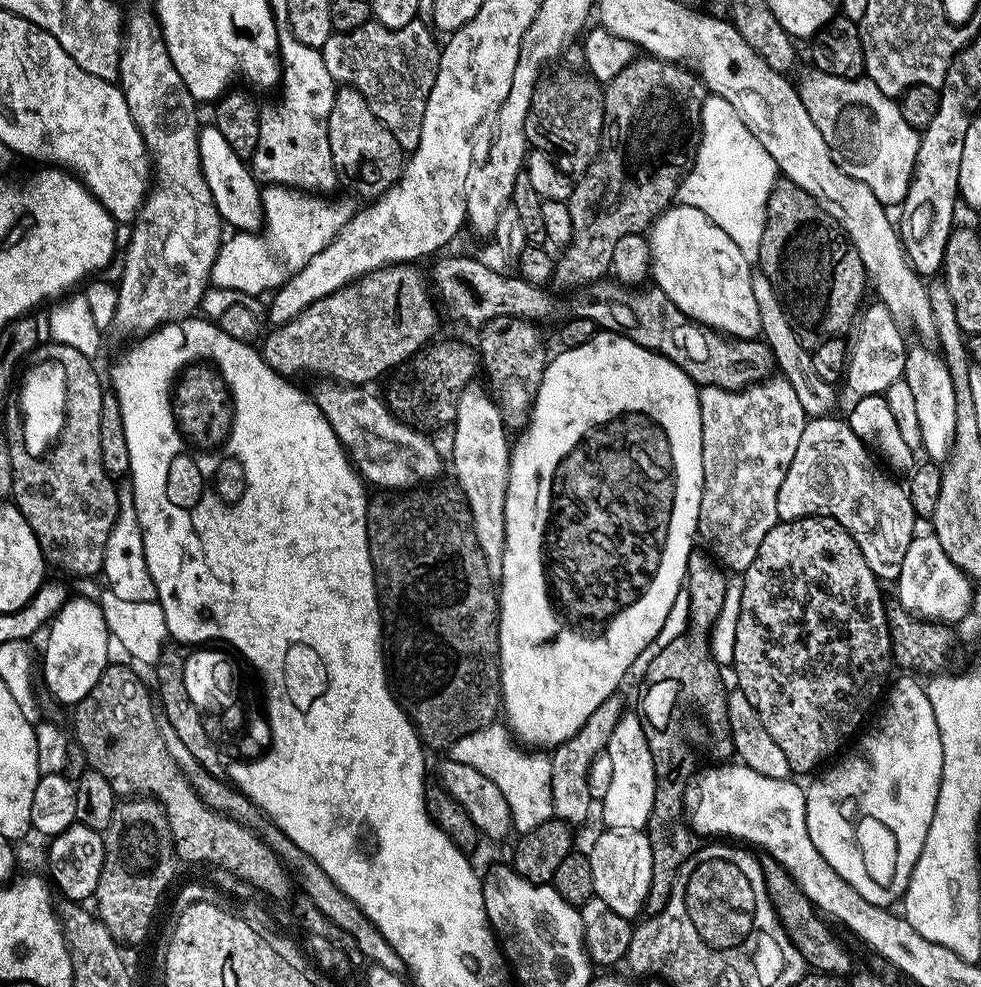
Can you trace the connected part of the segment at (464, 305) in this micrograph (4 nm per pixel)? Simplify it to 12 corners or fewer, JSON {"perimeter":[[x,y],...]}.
{"perimeter":[[468,256],[438,261],[443,311],[482,326],[503,316],[541,322],[547,287]]}

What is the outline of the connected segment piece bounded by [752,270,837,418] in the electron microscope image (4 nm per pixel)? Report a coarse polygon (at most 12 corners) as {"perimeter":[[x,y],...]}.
{"perimeter":[[753,271],[762,339],[805,417],[829,415],[837,389],[815,372],[770,278]]}

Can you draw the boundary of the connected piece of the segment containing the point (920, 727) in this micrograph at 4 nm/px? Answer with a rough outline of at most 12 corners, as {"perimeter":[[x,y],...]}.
{"perimeter":[[928,689],[884,709],[804,793],[818,854],[866,902],[903,901],[934,818]]}

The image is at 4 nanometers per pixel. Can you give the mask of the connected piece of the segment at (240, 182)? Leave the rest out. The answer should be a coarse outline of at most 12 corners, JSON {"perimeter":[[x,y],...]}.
{"perimeter":[[214,126],[200,130],[200,165],[221,221],[255,233],[261,185]]}

